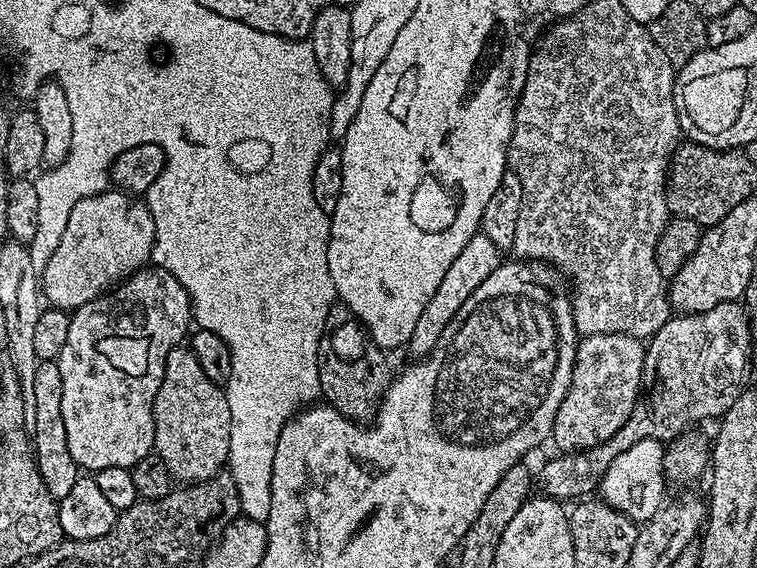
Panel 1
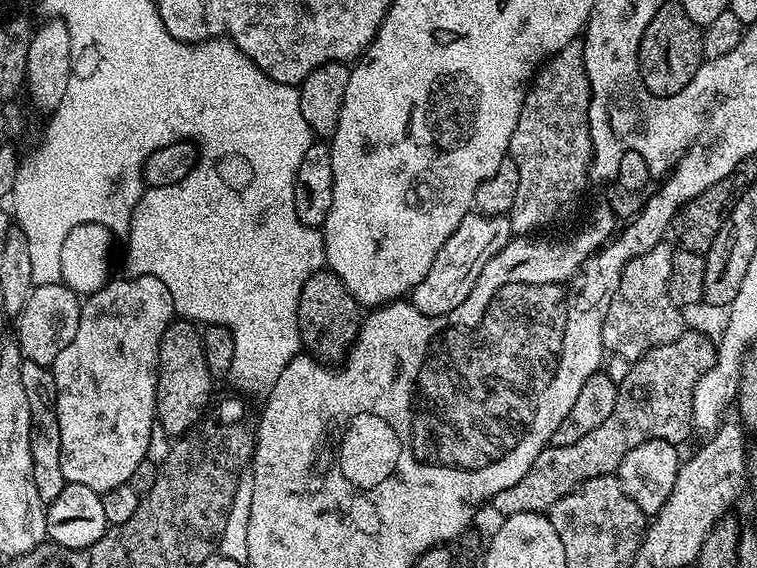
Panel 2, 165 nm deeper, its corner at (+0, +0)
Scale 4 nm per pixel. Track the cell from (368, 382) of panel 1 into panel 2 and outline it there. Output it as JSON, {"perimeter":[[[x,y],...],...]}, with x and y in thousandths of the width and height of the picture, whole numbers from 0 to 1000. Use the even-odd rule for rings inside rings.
{"perimeter":[[[432,475],[417,479],[413,486],[411,481],[403,491],[391,535],[391,567],[400,611],[429,644],[453,636],[469,600],[473,577],[469,569],[465,572],[449,556],[465,556],[470,548],[472,537],[444,486]]]}

